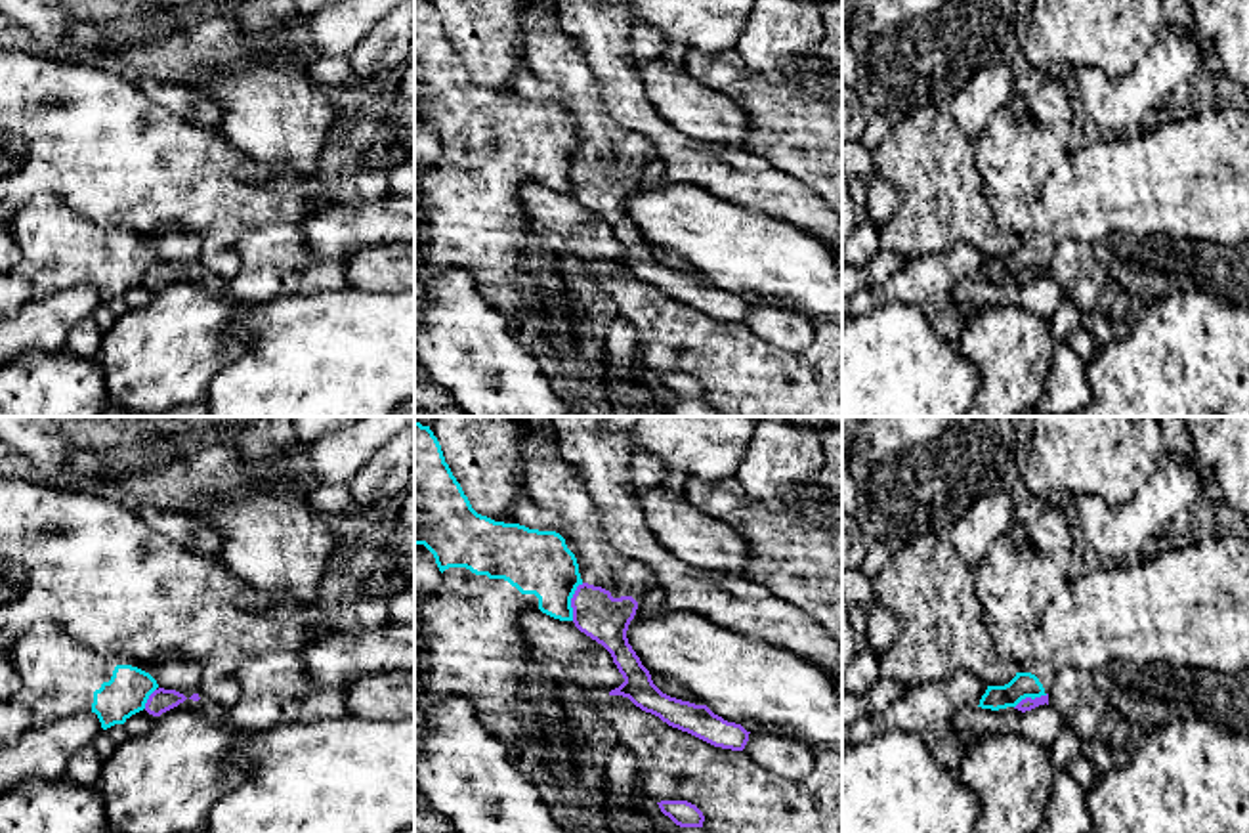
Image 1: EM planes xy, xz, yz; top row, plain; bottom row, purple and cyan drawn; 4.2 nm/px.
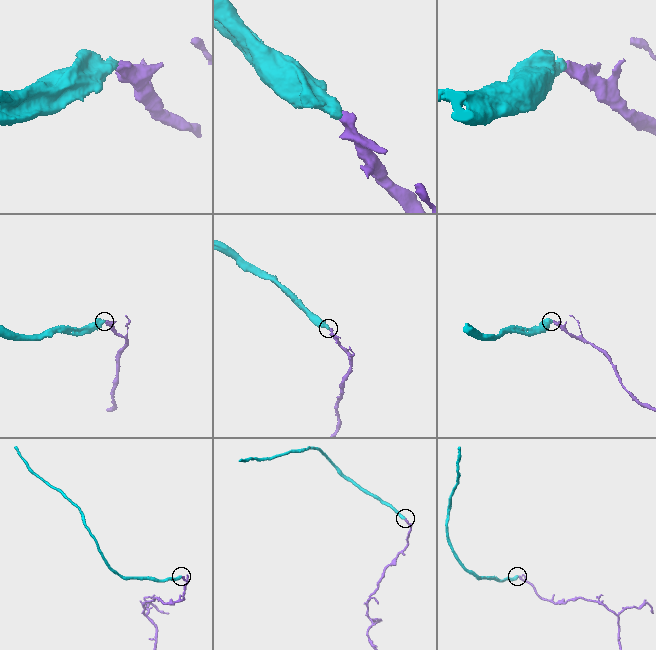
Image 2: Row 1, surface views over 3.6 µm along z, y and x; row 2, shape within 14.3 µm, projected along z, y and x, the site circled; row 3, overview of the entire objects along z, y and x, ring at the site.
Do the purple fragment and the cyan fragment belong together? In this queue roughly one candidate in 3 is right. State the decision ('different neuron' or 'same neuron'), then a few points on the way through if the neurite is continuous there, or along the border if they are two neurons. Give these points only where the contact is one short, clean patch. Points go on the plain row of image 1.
different neuron; border along xz (583, 155), (571, 170), (571, 192)

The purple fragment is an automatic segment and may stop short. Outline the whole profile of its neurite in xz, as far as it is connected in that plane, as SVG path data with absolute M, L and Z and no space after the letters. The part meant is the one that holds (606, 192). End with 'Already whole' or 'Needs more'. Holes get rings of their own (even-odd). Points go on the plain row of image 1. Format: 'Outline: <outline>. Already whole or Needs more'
Outline: M525 0L521 15L527 69L544 82L558 84L567 96L567 120L575 126L582 155L571 180L575 199L602 216L624 254L609 267L628 269L636 279L659 288L714 319L743 323L749 306L707 277L663 266L651 252L626 210L638 170L655 159L651 141L623 128L607 111L602 86L588 67L581 46L561 29L556 0Z. Needs more

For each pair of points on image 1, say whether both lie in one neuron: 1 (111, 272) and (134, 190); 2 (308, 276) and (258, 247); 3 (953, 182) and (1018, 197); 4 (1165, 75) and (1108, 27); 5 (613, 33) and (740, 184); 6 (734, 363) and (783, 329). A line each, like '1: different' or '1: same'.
1: different
2: same
3: different
4: different
5: same
6: different

